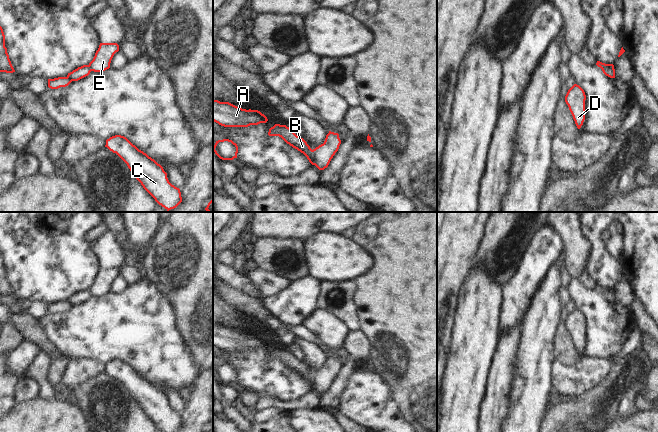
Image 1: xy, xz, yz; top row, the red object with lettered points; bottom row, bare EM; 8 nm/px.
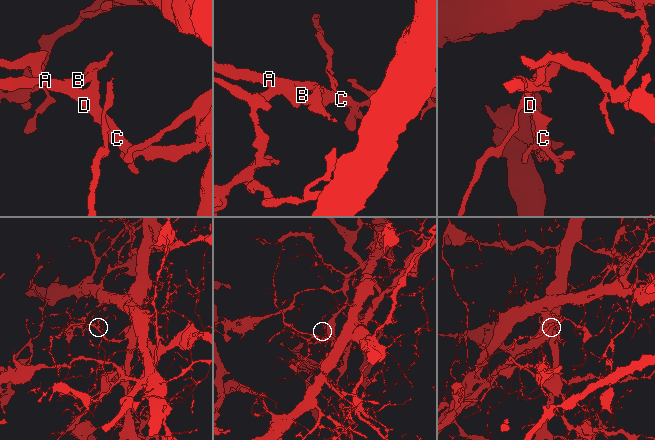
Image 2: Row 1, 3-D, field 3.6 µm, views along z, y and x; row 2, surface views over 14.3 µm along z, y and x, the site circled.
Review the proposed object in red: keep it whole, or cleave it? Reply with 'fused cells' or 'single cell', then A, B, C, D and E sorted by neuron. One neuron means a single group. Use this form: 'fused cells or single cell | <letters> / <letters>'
fused cells | A C D E / B

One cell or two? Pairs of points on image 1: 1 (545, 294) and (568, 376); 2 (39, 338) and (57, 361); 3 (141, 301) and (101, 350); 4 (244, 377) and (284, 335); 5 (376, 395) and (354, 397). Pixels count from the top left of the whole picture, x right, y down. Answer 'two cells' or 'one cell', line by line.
1: two cells
2: one cell
3: one cell
4: two cells
5: one cell

